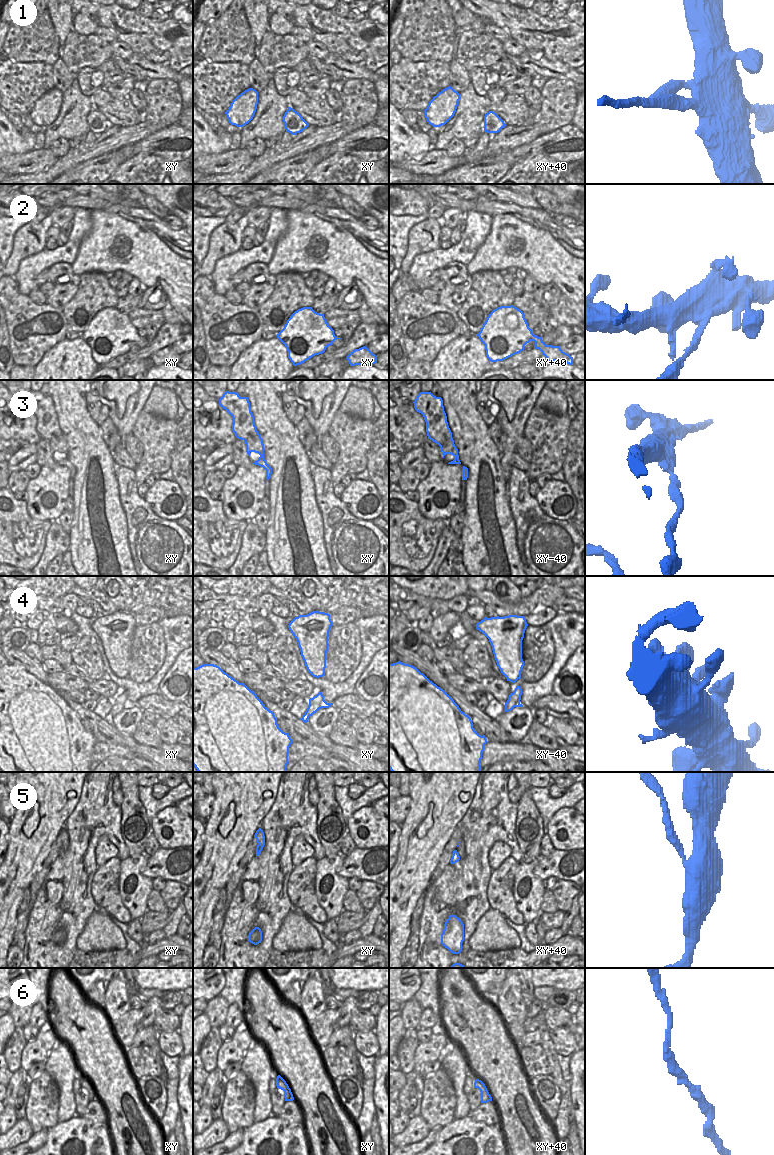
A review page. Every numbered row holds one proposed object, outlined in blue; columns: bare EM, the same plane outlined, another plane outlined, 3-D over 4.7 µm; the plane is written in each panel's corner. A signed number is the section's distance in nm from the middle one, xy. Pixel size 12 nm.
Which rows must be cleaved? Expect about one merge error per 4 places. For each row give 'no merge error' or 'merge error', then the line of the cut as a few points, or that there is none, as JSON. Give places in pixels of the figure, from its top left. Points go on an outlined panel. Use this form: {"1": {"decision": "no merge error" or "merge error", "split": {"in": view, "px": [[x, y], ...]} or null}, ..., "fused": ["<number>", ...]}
{"1": {"decision": "merge error", "split": {"in": "xy+40", "px": [[497, 115], [489, 120], [492, 132]]}}, "2": {"decision": "no merge error", "split": null}, "3": {"decision": "merge error", "split": {"in": "xy", "px": [[256, 429], [253, 434], [244, 440]]}}, "4": {"decision": "no merge error", "split": null}, "5": {"decision": "merge error", "split": {"in": "xy", "px": [[256, 850], [260, 852]]}}, "6": {"decision": "no merge error", "split": null}, "fused": ["1", "3", "5"]}

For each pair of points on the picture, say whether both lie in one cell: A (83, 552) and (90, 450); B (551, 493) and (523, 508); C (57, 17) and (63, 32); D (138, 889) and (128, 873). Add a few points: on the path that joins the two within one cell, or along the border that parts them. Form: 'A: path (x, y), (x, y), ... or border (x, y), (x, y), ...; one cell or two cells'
A: path (85, 527), (84, 475); one cell
B: border (534, 497), (539, 507), (552, 518); two cells
C: path (61, 21), (62, 28); one cell
D: path (138, 883), (138, 876), (134, 872); one cell

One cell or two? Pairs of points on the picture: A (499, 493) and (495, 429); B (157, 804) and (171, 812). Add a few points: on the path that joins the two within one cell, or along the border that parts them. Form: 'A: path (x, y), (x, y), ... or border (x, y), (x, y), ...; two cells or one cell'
A: border (487, 426), (487, 431), (500, 452); two cells
B: border (175, 805), (169, 805), (161, 809), (150, 823); two cells

